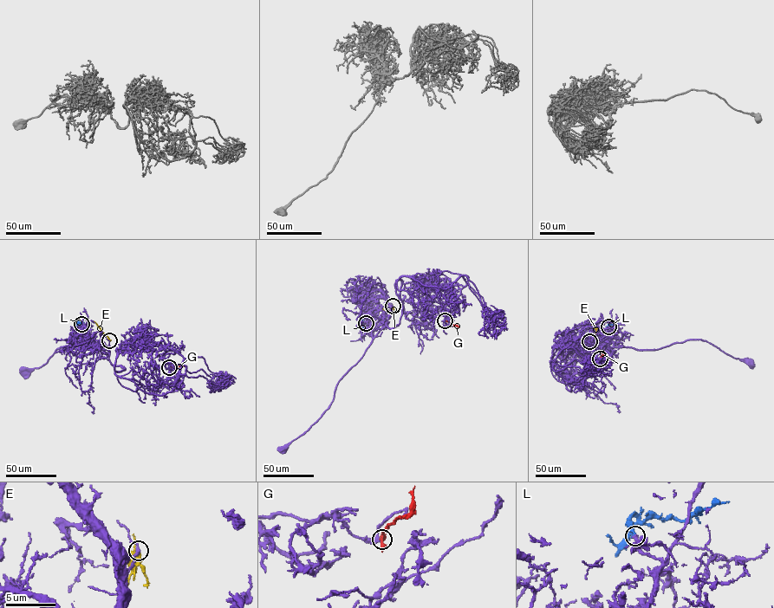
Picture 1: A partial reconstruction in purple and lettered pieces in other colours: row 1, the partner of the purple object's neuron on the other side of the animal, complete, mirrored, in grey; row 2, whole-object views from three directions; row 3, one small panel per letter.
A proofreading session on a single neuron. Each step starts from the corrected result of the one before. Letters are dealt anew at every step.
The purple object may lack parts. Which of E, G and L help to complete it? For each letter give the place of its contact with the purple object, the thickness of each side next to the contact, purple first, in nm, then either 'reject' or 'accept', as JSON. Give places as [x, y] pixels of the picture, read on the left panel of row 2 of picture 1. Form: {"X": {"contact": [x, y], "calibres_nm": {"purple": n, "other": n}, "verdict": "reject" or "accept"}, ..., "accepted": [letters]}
{"E": {"contact": [109, 340], "calibres_nm": {"purple": 200, "other": 280}, "verdict": "reject"}, "G": {"contact": [169, 367], "calibres_nm": {"purple": 140, "other": 400}, "verdict": "accept"}, "L": {"contact": [81, 324], "calibres_nm": {"purple": 260, "other": 260}, "verdict": "reject"}, "accepted": ["G"]}

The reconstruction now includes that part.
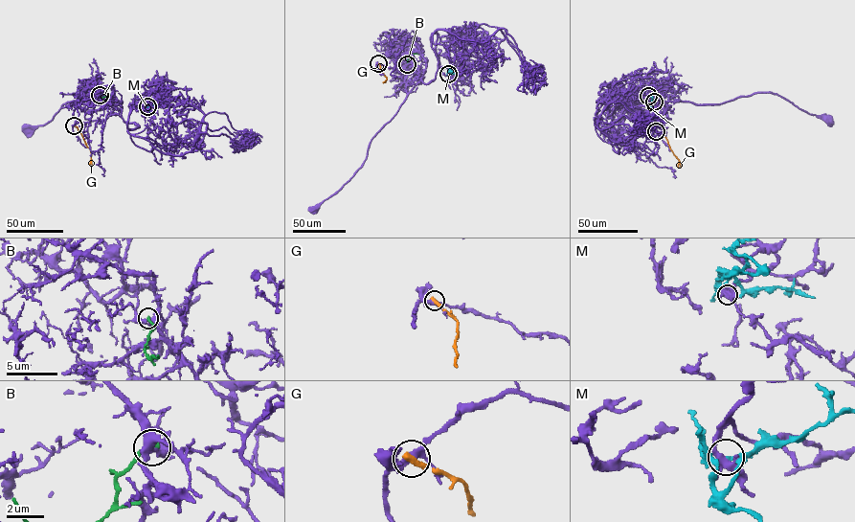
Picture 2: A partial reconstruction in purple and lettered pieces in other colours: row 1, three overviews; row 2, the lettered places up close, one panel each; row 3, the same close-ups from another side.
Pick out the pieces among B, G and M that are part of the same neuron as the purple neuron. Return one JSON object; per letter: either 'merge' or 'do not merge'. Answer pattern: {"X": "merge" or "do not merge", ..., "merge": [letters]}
{"B": "do not merge", "G": "do not merge", "M": "merge", "merge": ["M"]}

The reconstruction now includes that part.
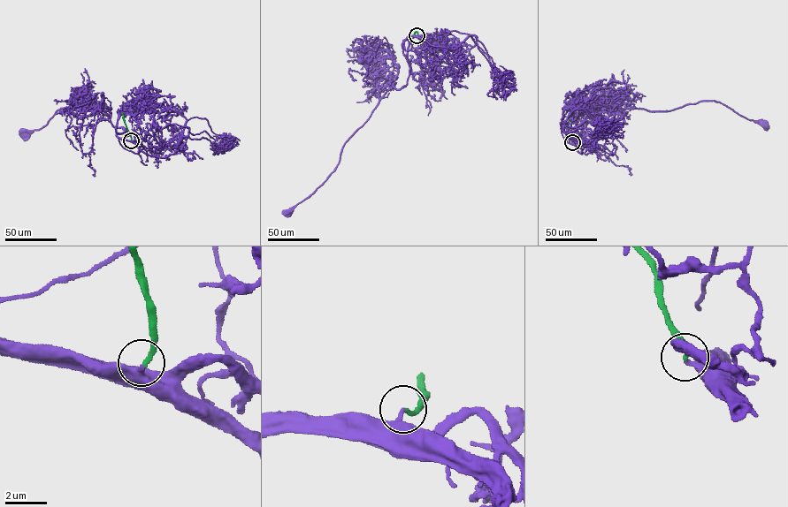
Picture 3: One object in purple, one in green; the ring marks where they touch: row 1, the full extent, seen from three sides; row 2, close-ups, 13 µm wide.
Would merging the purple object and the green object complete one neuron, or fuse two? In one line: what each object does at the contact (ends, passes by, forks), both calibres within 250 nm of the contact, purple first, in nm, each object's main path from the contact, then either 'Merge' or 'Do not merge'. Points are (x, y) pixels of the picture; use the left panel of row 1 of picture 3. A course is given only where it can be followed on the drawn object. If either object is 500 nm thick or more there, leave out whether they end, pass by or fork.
At the ring purple ends. At the ring green ends. Thickness 280 nm (purple) against 240 nm. Course of purple: (131, 140), (117, 136), (126, 131), (112, 124), (106, 110), (86, 117), (65, 108), (26, 135). Course of green: (131, 140), (123, 119). Merge

